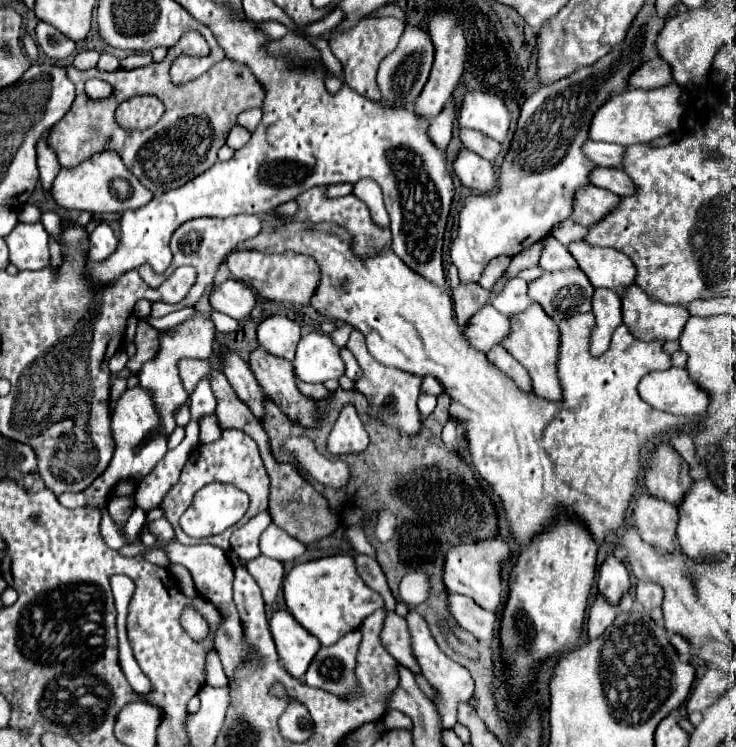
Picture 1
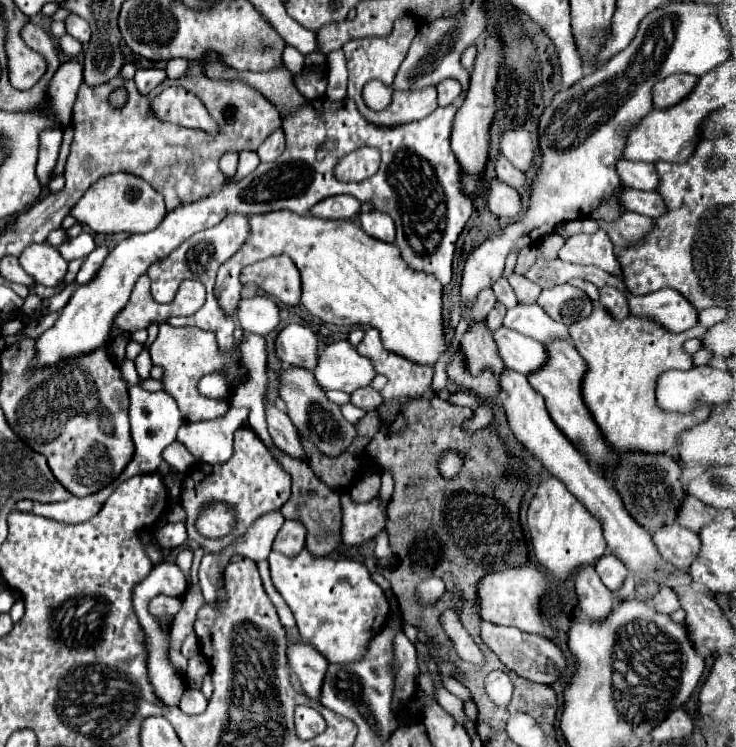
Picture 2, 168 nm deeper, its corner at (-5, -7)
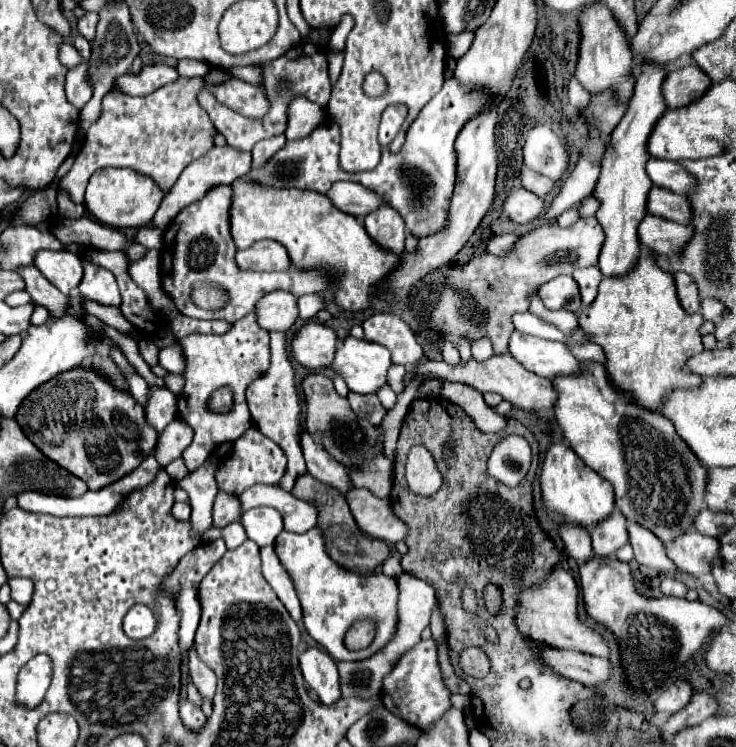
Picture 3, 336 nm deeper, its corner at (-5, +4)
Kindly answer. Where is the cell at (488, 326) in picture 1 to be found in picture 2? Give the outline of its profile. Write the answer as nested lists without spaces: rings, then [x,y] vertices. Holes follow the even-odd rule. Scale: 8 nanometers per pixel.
[[[498,327],[498,331],[494,331],[494,341],[498,345],[498,355],[502,357],[504,365],[512,371],[530,375],[532,371],[540,369],[546,361],[544,345],[518,331]]]

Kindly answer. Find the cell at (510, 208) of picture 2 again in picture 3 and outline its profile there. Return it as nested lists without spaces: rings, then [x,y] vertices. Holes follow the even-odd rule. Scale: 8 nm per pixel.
[[[514,188],[504,204],[504,212],[516,224],[530,224],[544,216],[546,206],[544,200],[538,198],[536,194],[524,188]]]

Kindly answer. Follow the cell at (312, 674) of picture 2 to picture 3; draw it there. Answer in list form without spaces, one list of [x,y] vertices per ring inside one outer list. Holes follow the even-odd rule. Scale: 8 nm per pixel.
[[[306,648],[300,654],[300,670],[310,688],[318,694],[318,700],[326,706],[338,702],[340,678],[336,670],[336,662],[320,648]]]

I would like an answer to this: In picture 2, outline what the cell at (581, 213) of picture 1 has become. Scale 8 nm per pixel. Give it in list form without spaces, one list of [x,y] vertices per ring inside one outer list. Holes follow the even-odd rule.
[[[624,209],[622,215],[610,223],[606,223],[604,219],[598,219],[598,227],[610,235],[610,241],[614,243],[616,251],[622,251],[632,243],[638,243],[650,231],[652,219]]]

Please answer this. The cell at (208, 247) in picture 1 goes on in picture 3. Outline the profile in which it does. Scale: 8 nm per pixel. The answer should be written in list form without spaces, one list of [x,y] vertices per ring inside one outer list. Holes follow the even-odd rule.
[[[220,184],[218,188],[210,188],[206,196],[186,208],[174,218],[170,228],[164,232],[164,246],[162,246],[162,290],[168,292],[176,304],[176,308],[190,318],[200,320],[226,320],[236,322],[248,312],[254,310],[256,302],[274,290],[288,290],[294,296],[304,296],[312,292],[324,292],[336,280],[330,276],[330,272],[322,270],[300,270],[294,264],[290,264],[288,272],[254,272],[240,270],[236,266],[234,254],[236,246],[230,238],[228,228],[228,216],[230,216],[230,202],[232,202],[232,188],[226,184]],[[198,280],[208,280],[214,284],[222,284],[222,288],[228,290],[230,302],[220,310],[202,310],[192,304],[190,290],[192,284]]]

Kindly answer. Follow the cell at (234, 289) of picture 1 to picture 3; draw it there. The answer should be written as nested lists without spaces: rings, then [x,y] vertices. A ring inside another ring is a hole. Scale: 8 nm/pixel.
[[[286,290],[270,292],[256,304],[258,324],[268,332],[286,332],[298,320],[298,298]]]

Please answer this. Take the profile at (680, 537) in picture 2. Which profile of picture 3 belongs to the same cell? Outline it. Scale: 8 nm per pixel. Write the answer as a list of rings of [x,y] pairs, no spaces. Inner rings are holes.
[[[686,532],[672,544],[666,544],[666,552],[680,572],[698,578],[710,572],[714,558],[718,558],[720,542],[700,532]]]

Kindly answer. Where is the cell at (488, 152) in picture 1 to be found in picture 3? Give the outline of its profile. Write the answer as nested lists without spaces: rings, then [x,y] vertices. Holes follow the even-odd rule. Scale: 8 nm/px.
[[[522,166],[522,170],[520,170],[520,178],[522,178],[522,186],[540,198],[546,198],[554,190],[554,182],[550,178],[546,178],[526,166]]]

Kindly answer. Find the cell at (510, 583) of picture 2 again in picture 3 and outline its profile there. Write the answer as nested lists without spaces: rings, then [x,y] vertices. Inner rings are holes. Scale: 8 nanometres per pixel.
[[[554,568],[548,574],[548,578],[544,580],[544,584],[522,590],[518,594],[518,600],[520,600],[520,606],[518,606],[516,624],[530,638],[546,640],[546,644],[552,644],[558,648],[570,648],[574,652],[586,652],[590,656],[610,658],[610,648],[608,648],[608,642],[604,640],[604,636],[580,620],[578,586],[566,570]]]

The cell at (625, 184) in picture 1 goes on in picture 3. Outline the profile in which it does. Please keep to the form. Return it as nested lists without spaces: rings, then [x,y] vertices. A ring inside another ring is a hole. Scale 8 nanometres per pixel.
[[[652,186],[648,194],[648,212],[666,220],[674,220],[678,224],[690,224],[692,220],[692,208],[688,198],[658,186]]]

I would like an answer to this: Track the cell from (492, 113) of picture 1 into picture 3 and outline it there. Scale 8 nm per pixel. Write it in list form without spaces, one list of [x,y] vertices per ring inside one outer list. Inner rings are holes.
[[[536,126],[528,132],[528,140],[524,146],[524,162],[528,168],[556,182],[566,174],[568,160],[570,154],[566,144],[550,126]]]

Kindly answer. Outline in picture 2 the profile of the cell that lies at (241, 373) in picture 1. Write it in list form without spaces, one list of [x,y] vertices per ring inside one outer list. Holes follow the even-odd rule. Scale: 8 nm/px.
[[[266,403],[266,423],[268,423],[270,437],[274,439],[278,449],[286,451],[288,455],[296,459],[306,459],[300,439],[298,439],[298,431],[294,429],[290,417],[282,413],[280,409],[276,409],[274,403]]]

